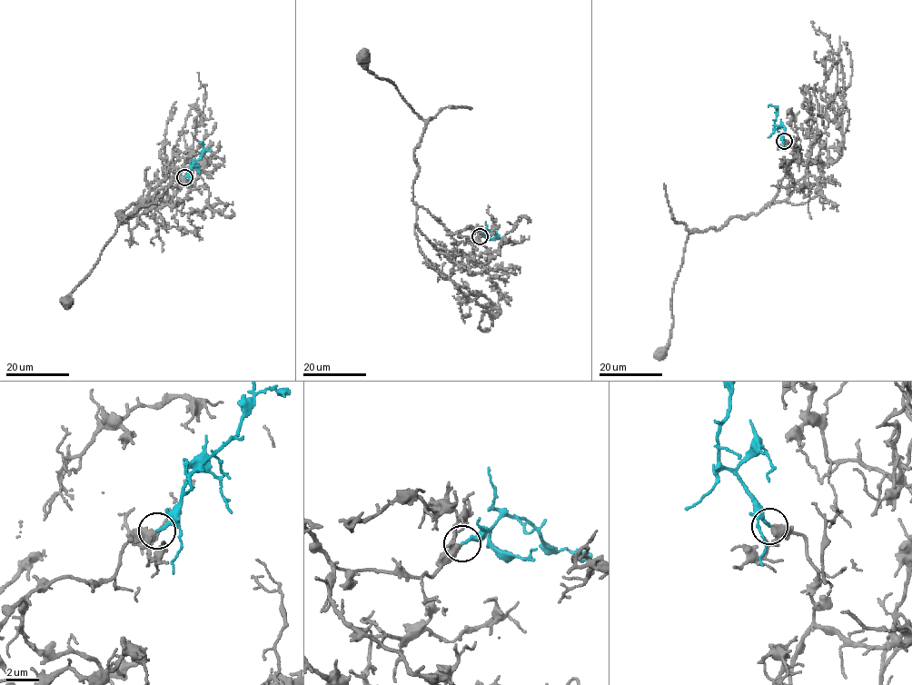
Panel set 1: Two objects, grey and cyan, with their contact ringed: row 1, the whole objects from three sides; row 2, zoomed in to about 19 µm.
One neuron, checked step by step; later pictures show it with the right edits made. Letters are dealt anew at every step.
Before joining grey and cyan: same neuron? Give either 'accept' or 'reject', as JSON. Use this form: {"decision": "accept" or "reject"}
{"decision": "accept"}

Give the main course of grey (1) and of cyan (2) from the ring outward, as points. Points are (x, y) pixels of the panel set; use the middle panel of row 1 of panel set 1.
1: (480, 237), (456, 241), (413, 201), (414, 151), (424, 121), (362, 59)
2: (480, 236), (489, 231), (497, 238), (495, 233)

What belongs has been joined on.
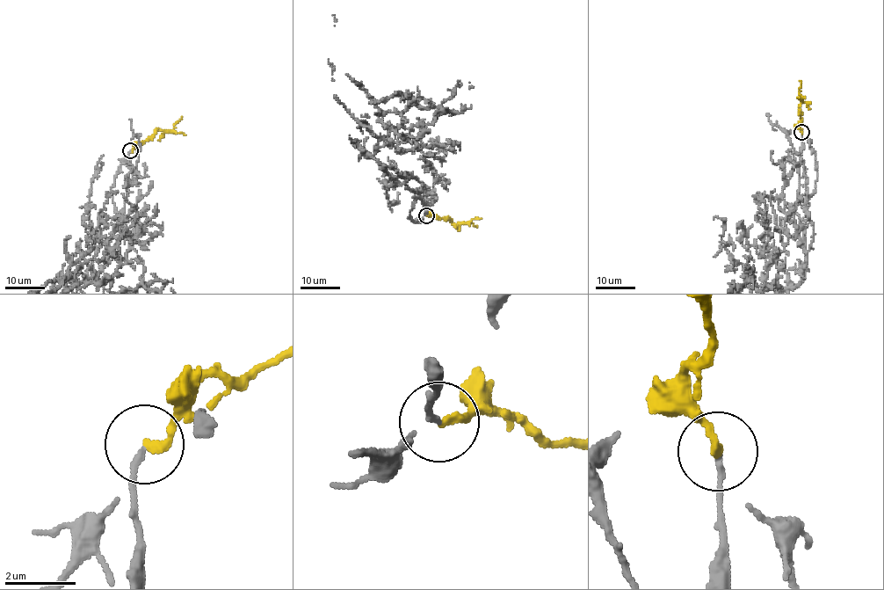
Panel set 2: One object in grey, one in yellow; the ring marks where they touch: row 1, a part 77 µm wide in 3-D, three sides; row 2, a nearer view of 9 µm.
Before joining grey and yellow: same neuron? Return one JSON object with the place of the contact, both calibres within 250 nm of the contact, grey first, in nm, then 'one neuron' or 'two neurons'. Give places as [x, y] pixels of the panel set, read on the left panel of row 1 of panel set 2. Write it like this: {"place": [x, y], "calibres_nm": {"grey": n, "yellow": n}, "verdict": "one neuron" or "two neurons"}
{"place": [130, 150], "calibres_nm": {"grey": 150, "yellow": 220}, "verdict": "two neurons"}

